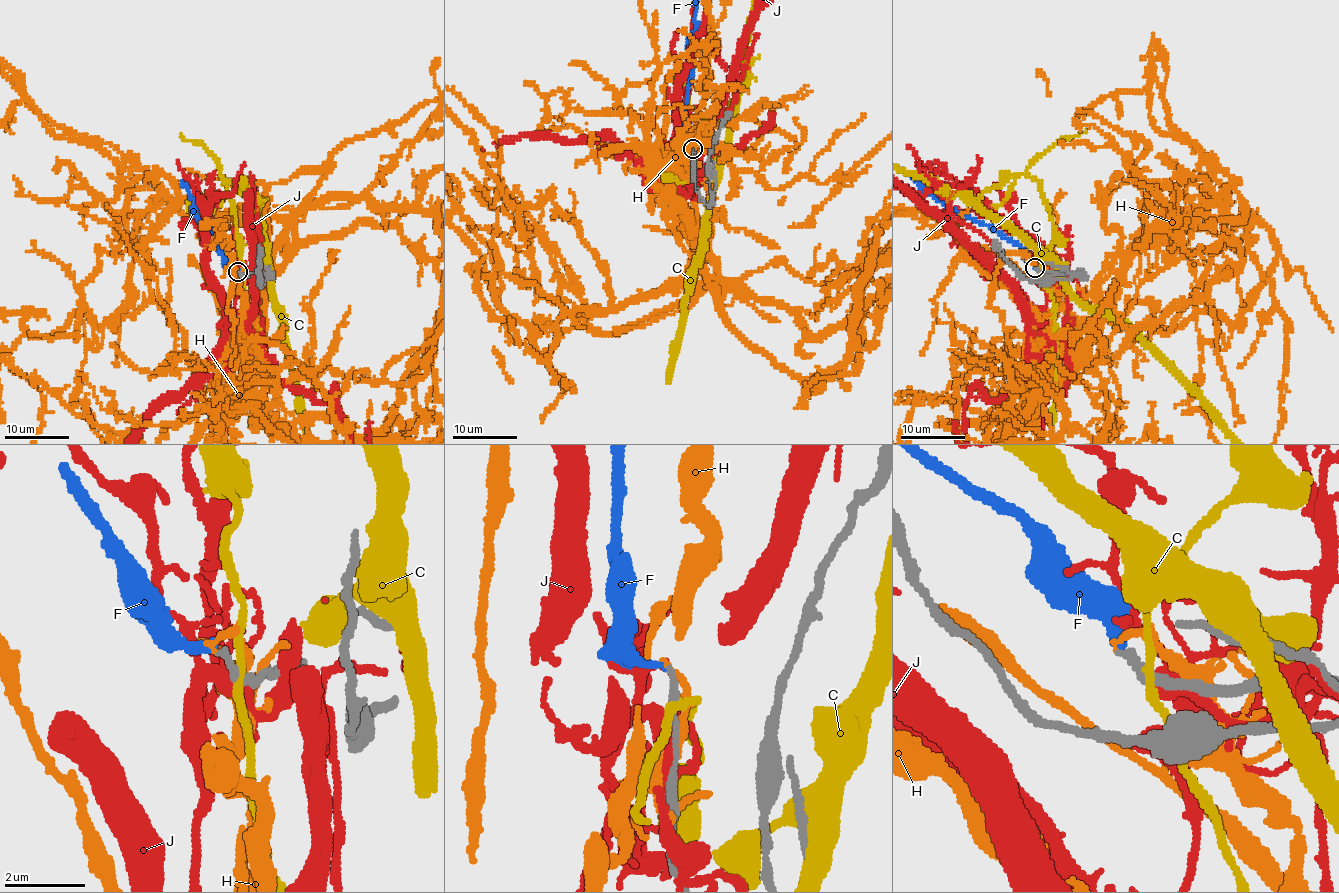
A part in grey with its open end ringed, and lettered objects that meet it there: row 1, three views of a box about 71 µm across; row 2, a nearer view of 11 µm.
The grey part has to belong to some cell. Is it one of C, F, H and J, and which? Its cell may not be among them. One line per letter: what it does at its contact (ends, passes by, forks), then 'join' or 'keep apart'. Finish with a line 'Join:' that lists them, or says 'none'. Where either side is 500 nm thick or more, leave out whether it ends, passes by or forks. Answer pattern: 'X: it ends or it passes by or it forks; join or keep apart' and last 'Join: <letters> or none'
C: it passes by; keep apart
F: it ends; join
H: it ends; keep apart
J: it forks; keep apart
Join: F

